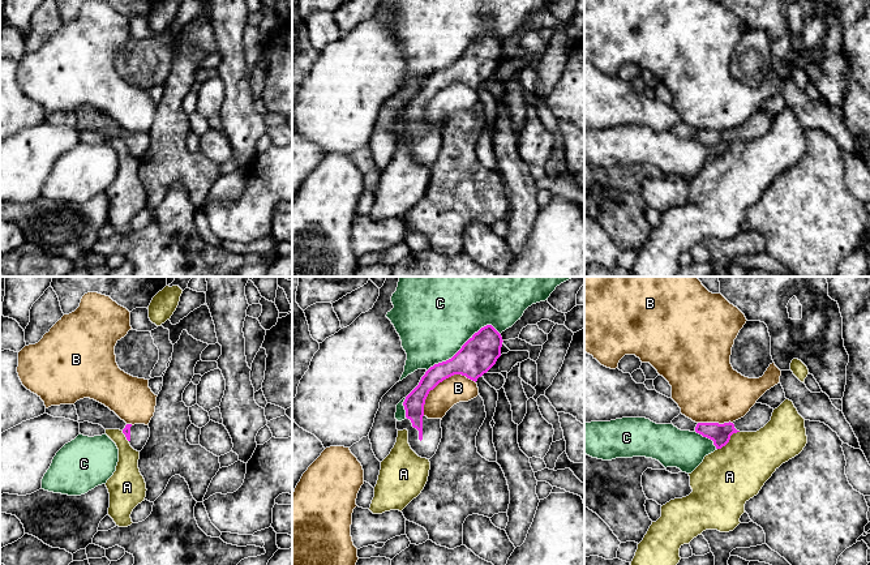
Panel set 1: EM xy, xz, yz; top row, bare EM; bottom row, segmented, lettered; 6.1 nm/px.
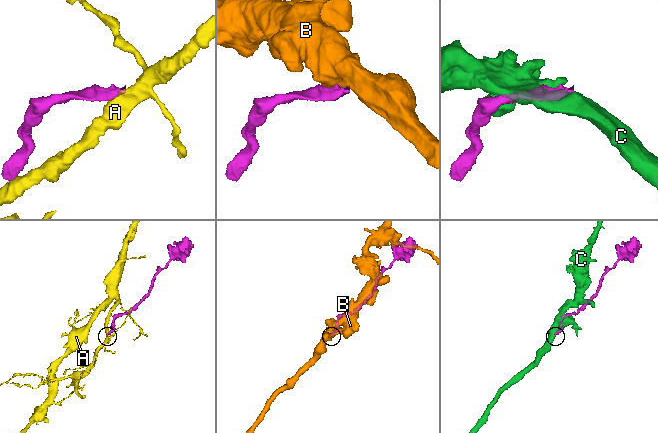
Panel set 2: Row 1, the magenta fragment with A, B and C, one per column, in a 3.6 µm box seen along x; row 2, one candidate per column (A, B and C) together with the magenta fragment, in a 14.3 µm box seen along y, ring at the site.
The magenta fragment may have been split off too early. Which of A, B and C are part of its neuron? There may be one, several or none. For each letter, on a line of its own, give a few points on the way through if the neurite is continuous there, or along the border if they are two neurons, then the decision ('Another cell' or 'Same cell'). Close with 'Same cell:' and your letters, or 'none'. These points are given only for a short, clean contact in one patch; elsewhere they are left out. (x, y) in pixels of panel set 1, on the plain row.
A: Boundary: yz (738, 138), (718, 157). Another cell
B: Another cell
C: Another cell
Same cell: none

